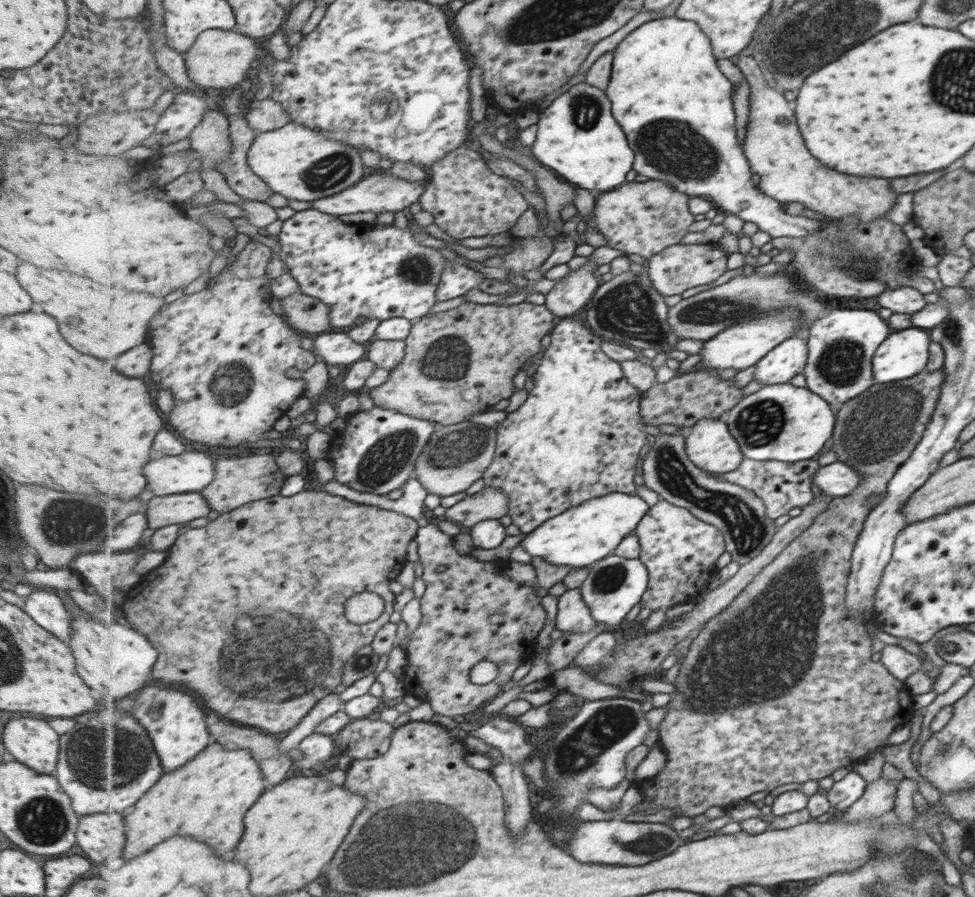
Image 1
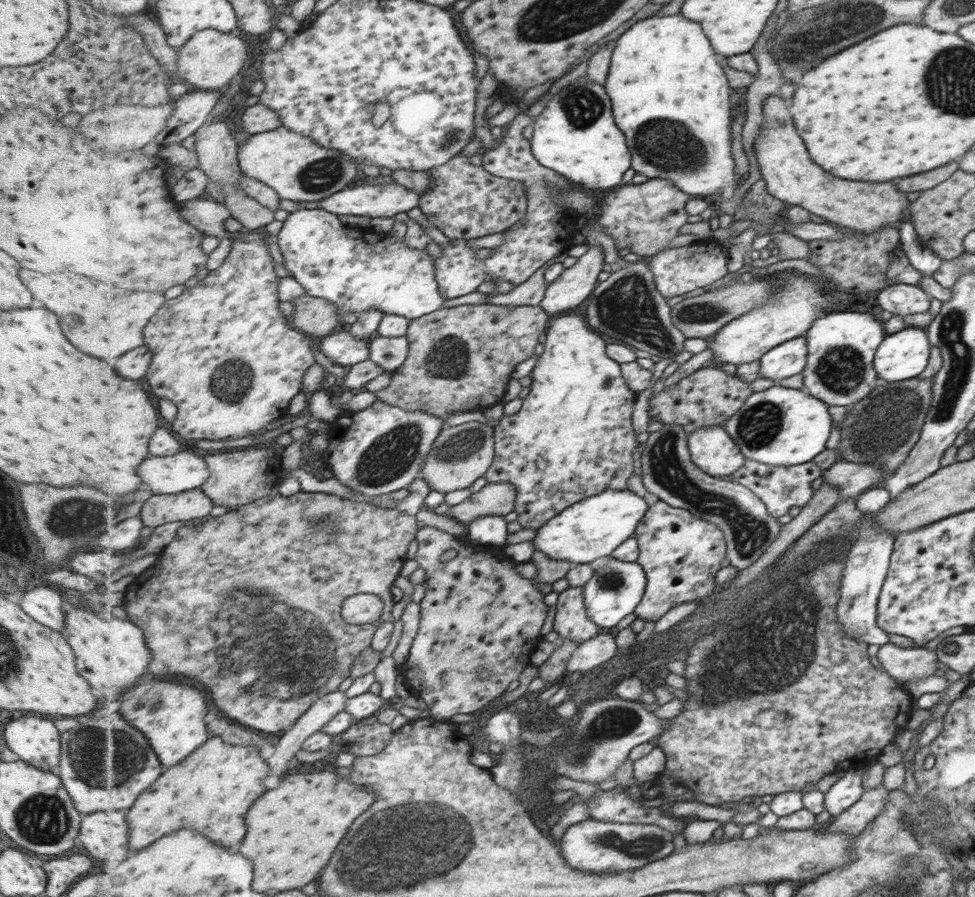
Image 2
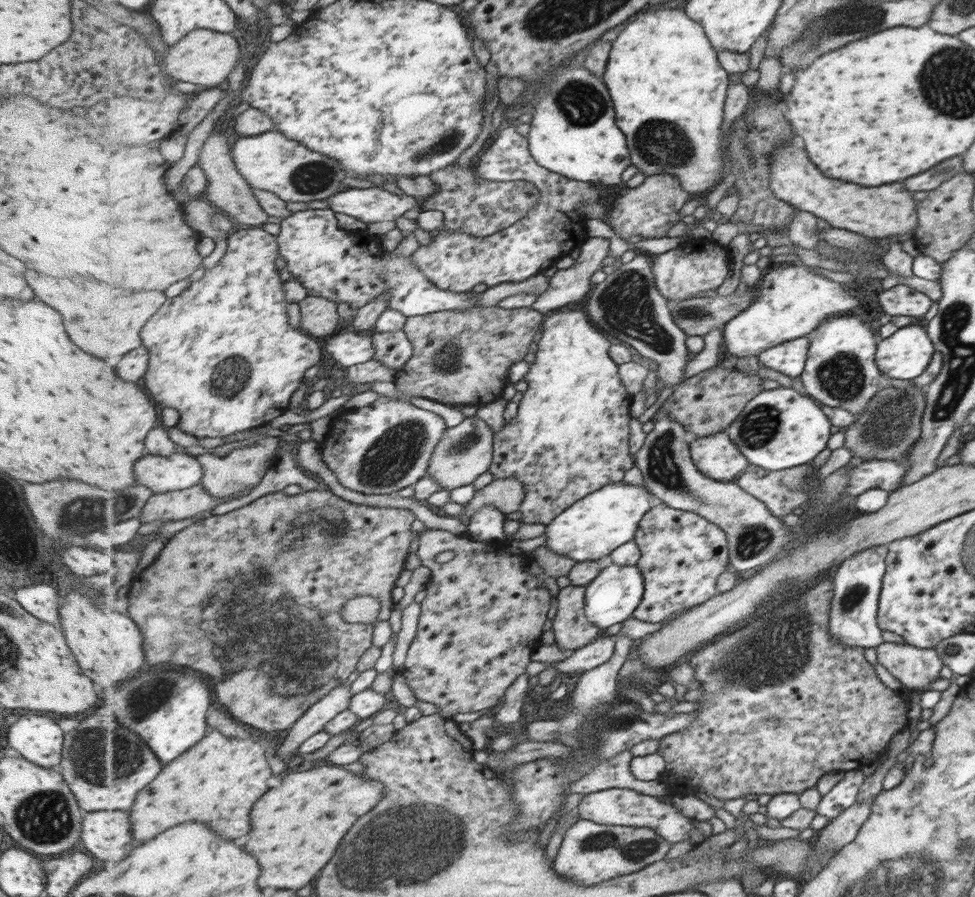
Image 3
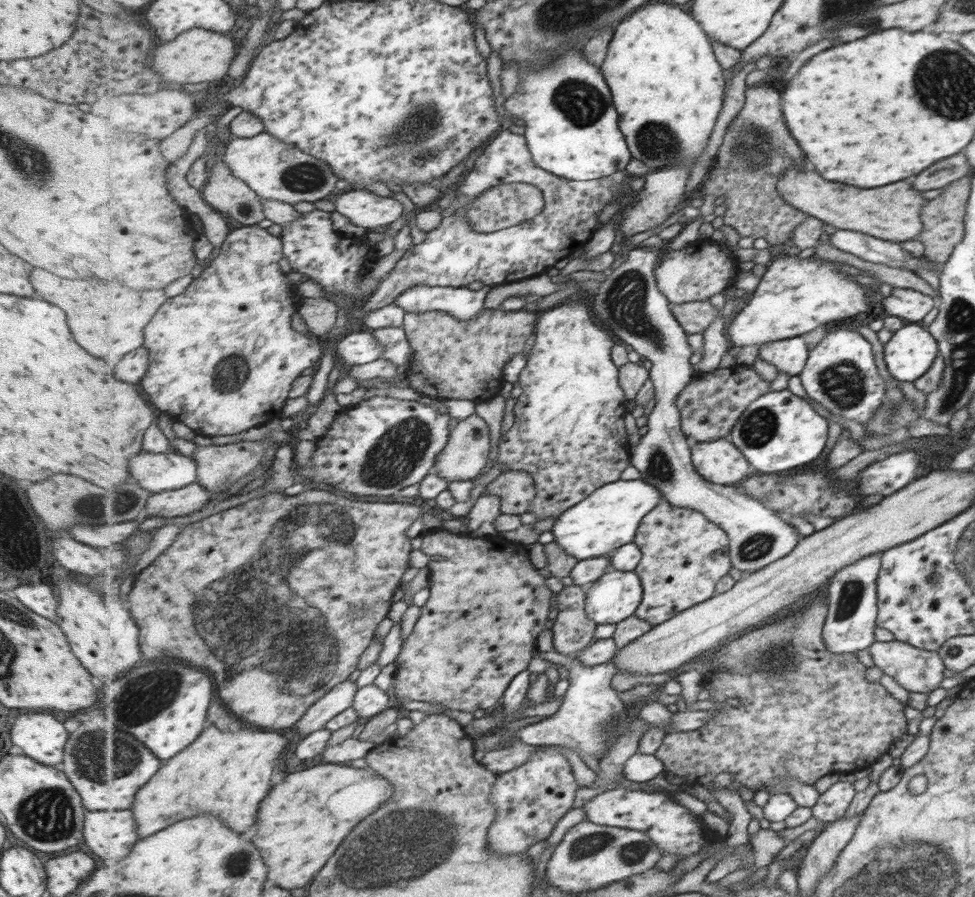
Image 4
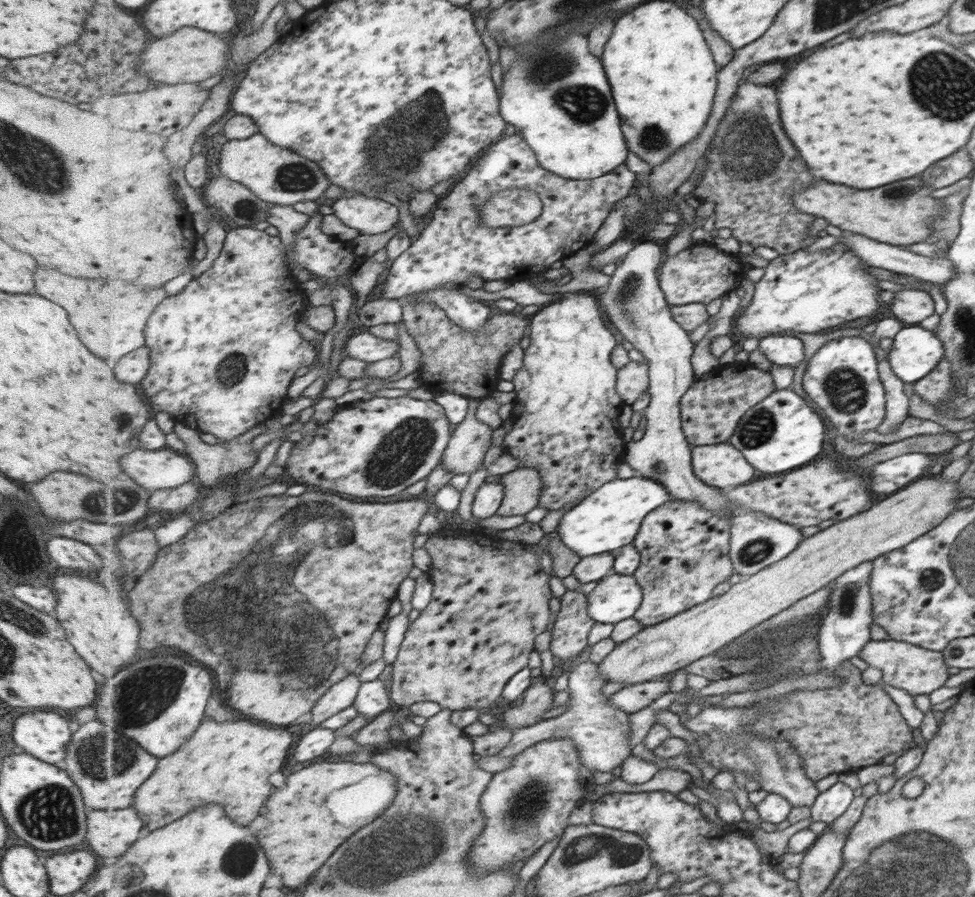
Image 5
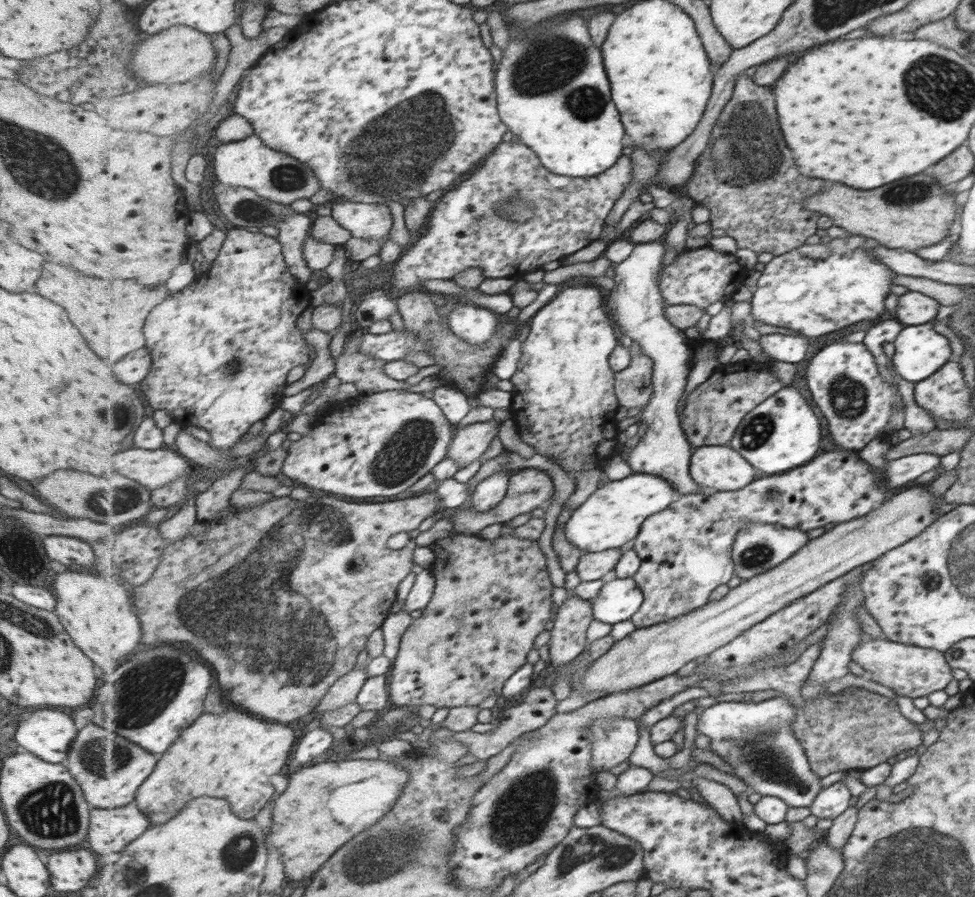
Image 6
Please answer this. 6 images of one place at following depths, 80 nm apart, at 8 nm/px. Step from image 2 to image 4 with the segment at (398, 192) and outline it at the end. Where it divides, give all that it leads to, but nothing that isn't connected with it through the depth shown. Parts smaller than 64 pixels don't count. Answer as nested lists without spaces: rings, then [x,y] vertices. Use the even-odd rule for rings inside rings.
[[[362,187],[340,192],[336,198],[335,210],[357,226],[368,228],[369,232],[381,226],[389,226],[403,214],[403,204],[392,197],[381,197]]]

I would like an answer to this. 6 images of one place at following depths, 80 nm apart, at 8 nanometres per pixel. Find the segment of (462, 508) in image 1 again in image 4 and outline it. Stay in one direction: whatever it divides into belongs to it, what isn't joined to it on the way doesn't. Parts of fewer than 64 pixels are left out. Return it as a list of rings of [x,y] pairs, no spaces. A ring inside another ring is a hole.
[[[504,472],[486,487],[488,493],[500,496],[502,514],[521,515],[534,501],[535,482],[529,472]]]

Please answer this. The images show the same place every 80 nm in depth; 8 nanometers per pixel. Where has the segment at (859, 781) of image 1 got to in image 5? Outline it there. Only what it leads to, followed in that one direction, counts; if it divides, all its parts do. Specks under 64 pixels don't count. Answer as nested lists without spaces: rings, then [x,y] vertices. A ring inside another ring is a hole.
[[[837,781],[827,790],[818,793],[809,807],[810,817],[815,822],[833,822],[853,800],[852,789]]]

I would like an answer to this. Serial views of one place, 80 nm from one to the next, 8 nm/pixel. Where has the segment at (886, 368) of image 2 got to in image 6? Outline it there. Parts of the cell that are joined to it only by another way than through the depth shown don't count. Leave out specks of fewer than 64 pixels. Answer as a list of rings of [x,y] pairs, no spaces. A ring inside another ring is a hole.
[[[932,323],[904,326],[895,337],[893,368],[907,382],[927,379],[949,360],[949,342],[931,330]]]

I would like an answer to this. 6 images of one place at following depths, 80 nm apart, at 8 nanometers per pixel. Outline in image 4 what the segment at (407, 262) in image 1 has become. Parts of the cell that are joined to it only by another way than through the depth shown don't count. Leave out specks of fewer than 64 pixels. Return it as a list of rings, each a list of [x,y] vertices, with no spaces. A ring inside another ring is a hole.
[[[314,209],[298,218],[291,226],[283,227],[284,256],[289,260],[293,272],[319,283],[332,295],[347,295],[351,300],[357,296],[369,298],[378,290],[383,278],[365,280],[366,268],[371,259],[379,257],[375,247],[364,244],[364,236],[345,237],[335,229],[333,212]],[[485,285],[481,290],[474,291],[468,286],[461,288],[429,288],[414,286],[401,296],[395,303],[406,312],[443,311],[459,320],[473,320],[485,309],[485,296],[491,286]]]

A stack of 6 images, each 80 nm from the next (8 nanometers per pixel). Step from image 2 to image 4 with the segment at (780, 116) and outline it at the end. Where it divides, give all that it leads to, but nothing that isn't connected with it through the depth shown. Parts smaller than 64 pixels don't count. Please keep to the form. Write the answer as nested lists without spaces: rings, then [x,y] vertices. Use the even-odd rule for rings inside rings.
[[[789,168],[785,176],[780,176],[777,192],[808,216],[822,220],[838,230],[860,232],[873,238],[891,243],[911,241],[923,230],[920,211],[926,203],[921,192],[909,186],[909,180],[901,180],[897,184],[889,184],[885,188],[853,188],[845,184],[833,184],[821,180],[815,172],[801,168]]]

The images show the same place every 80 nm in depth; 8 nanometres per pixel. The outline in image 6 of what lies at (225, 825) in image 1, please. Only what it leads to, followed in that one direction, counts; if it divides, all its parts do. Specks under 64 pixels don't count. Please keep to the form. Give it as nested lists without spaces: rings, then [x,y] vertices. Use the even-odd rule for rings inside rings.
[[[227,710],[223,714],[203,714],[201,720],[197,720],[197,724],[189,728],[189,732],[185,732],[185,736],[177,740],[177,744],[173,744],[173,752],[164,752],[160,757],[161,764],[157,764],[153,776],[145,782],[145,788],[140,787],[141,792],[137,793],[135,802],[150,816],[153,824],[169,822],[189,800],[201,796],[225,798],[233,804],[233,812],[237,812],[237,816],[253,818],[275,796],[271,776],[283,770],[295,742],[298,742],[297,736],[291,728],[283,724],[263,722],[241,710]]]

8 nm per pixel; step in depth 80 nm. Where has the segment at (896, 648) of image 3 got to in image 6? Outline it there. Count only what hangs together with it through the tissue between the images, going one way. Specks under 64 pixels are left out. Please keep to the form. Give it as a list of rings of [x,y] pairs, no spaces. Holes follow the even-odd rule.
[[[871,639],[867,642],[859,642],[853,648],[851,659],[865,670],[870,680],[891,688],[896,694],[911,699],[917,698],[917,696],[926,697],[927,694],[936,690],[944,690],[953,679],[951,666],[944,659],[943,653],[887,639]]]

